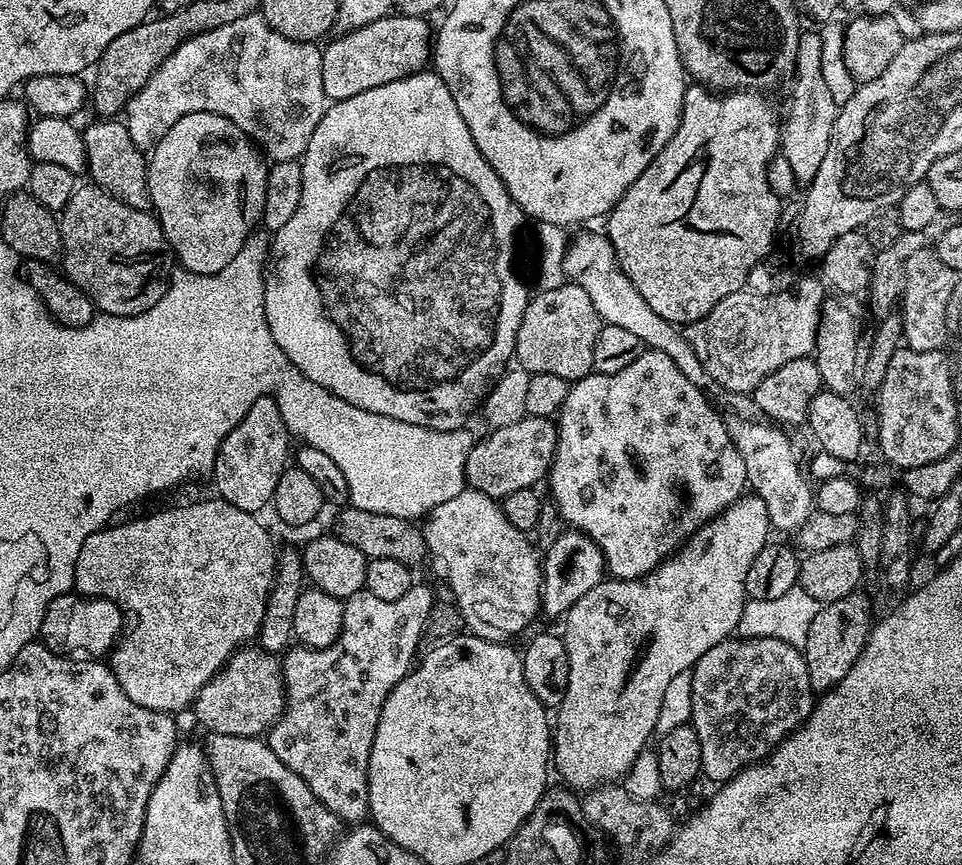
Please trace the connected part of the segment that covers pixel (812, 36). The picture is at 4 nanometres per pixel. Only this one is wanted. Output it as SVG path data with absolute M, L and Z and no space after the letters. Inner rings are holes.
M817 31L801 33L798 54L795 55L793 82L788 118L781 127L780 154L792 167L797 183L809 184L826 158L833 124L839 112L839 105L834 102L830 87L823 77L822 40Z

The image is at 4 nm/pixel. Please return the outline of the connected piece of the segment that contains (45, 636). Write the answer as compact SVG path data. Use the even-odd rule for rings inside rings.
M70 591L54 598L54 602L50 602L44 615L41 615L38 640L54 654L67 660L103 661L116 647L125 624L124 613L114 602L101 596L81 596Z

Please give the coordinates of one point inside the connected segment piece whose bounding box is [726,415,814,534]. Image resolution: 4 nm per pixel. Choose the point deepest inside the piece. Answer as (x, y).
(771, 470)

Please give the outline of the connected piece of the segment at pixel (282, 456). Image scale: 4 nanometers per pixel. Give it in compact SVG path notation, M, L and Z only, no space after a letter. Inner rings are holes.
M275 395L257 398L254 406L246 410L242 422L238 422L238 426L234 426L234 430L230 430L230 434L220 441L220 449L210 473L211 479L216 479L215 495L230 502L230 506L238 506L238 510L253 514L260 514L264 507L268 508L273 503L278 478L290 464L288 428L289 421L284 419Z

